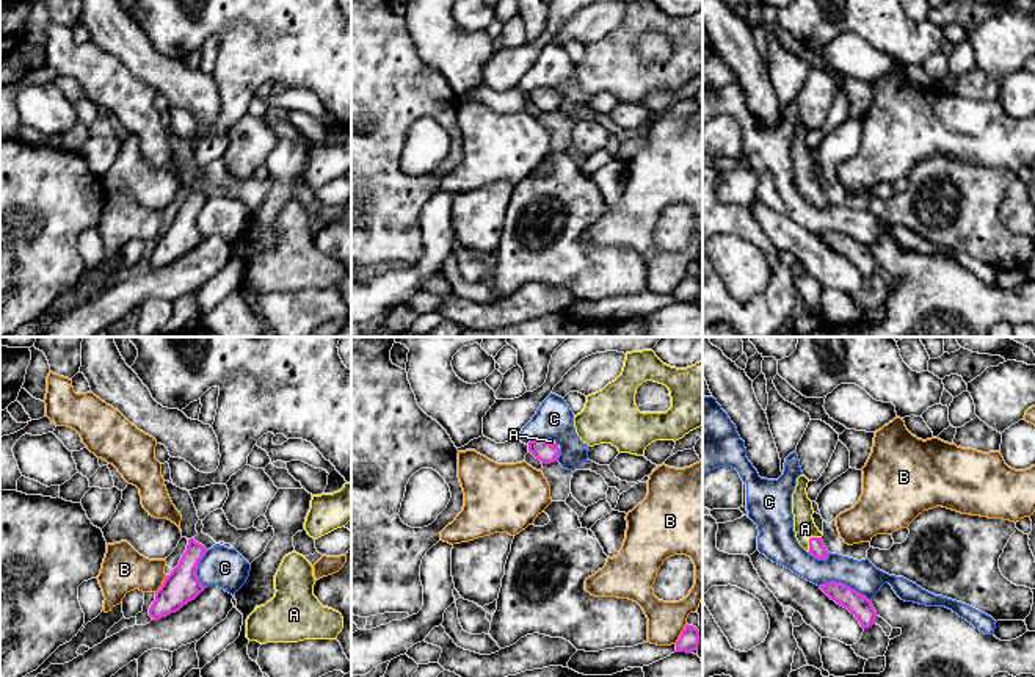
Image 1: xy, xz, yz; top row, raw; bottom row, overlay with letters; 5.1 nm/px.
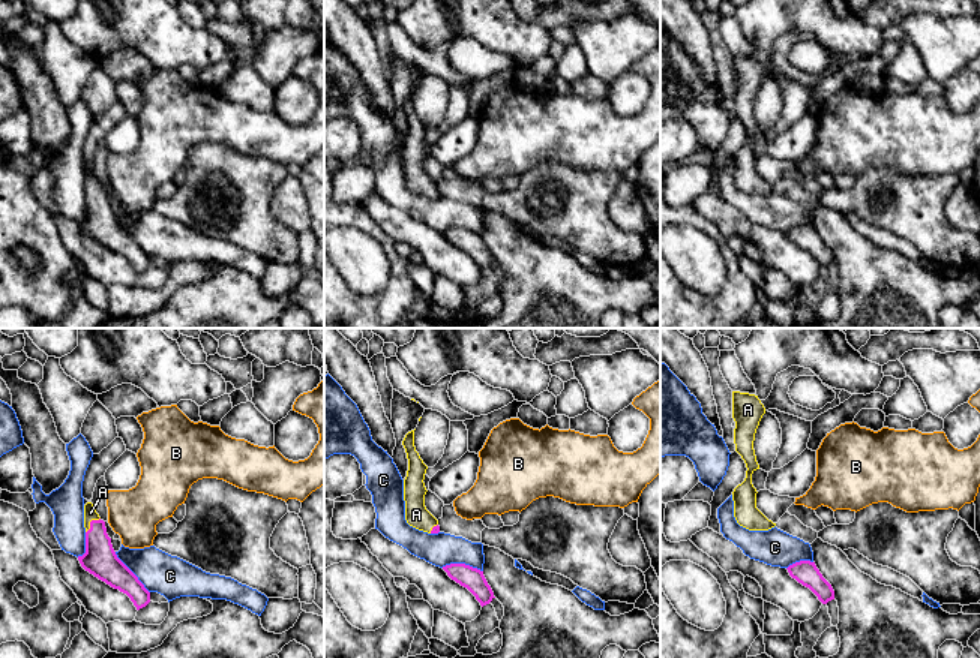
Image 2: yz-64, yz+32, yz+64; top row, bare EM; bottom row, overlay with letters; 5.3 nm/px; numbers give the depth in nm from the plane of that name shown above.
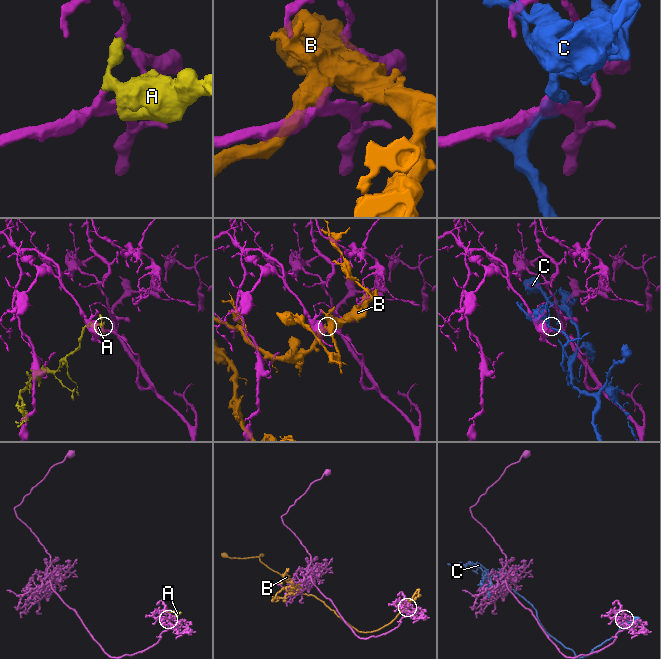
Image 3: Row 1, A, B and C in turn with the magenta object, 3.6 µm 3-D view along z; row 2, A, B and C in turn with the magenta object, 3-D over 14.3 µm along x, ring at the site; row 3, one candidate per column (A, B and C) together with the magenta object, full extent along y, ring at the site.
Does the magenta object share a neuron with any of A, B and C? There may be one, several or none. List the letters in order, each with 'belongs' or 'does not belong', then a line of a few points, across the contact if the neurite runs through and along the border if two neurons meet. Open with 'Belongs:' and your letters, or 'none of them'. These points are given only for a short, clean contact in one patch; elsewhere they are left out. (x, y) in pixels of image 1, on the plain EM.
Belongs: A
A: belongs | yz (817, 198), (809, 188), (805, 177)
B: does not belong
C: does not belong

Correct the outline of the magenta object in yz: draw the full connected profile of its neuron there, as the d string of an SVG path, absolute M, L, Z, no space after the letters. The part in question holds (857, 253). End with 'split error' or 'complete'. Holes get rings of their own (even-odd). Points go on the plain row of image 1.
M836 230L820 234L820 238L837 254L847 257L859 270L862 277L869 277L875 273L877 260L872 249L869 249L866 244Z; complete

